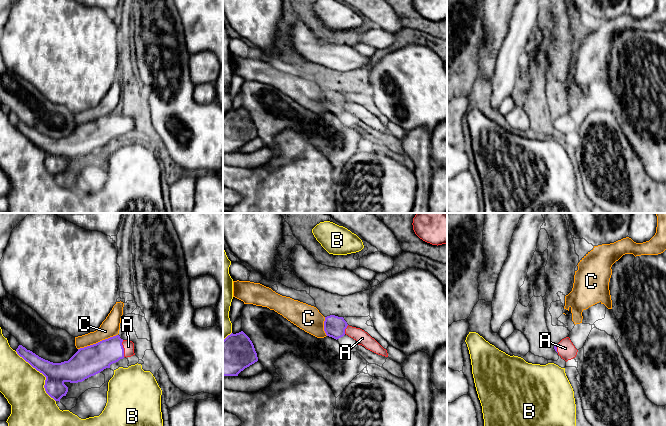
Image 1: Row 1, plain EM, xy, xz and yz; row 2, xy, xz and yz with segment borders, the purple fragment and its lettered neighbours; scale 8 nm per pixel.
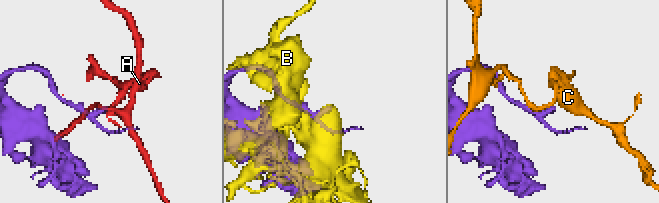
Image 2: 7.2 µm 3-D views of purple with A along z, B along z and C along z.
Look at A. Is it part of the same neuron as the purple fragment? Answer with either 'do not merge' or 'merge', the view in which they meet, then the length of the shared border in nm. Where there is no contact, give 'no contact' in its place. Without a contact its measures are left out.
merge; contact in xy; length 140 nm

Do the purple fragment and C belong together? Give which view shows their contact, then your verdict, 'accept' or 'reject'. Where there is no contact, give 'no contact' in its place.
meets purple in xy; reject

